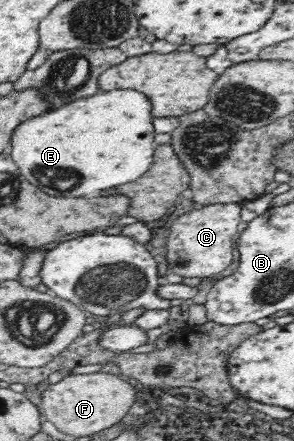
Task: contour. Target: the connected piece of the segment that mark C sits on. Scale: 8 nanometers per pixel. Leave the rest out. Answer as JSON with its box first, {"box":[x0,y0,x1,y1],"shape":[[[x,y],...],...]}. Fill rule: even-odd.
{"box":[166,204,242,279],"shape":[[[237,204],[196,206],[181,215],[170,227],[166,241],[168,272],[179,277],[205,279],[215,276],[231,265],[233,243],[238,235],[237,227],[242,224]]]}

